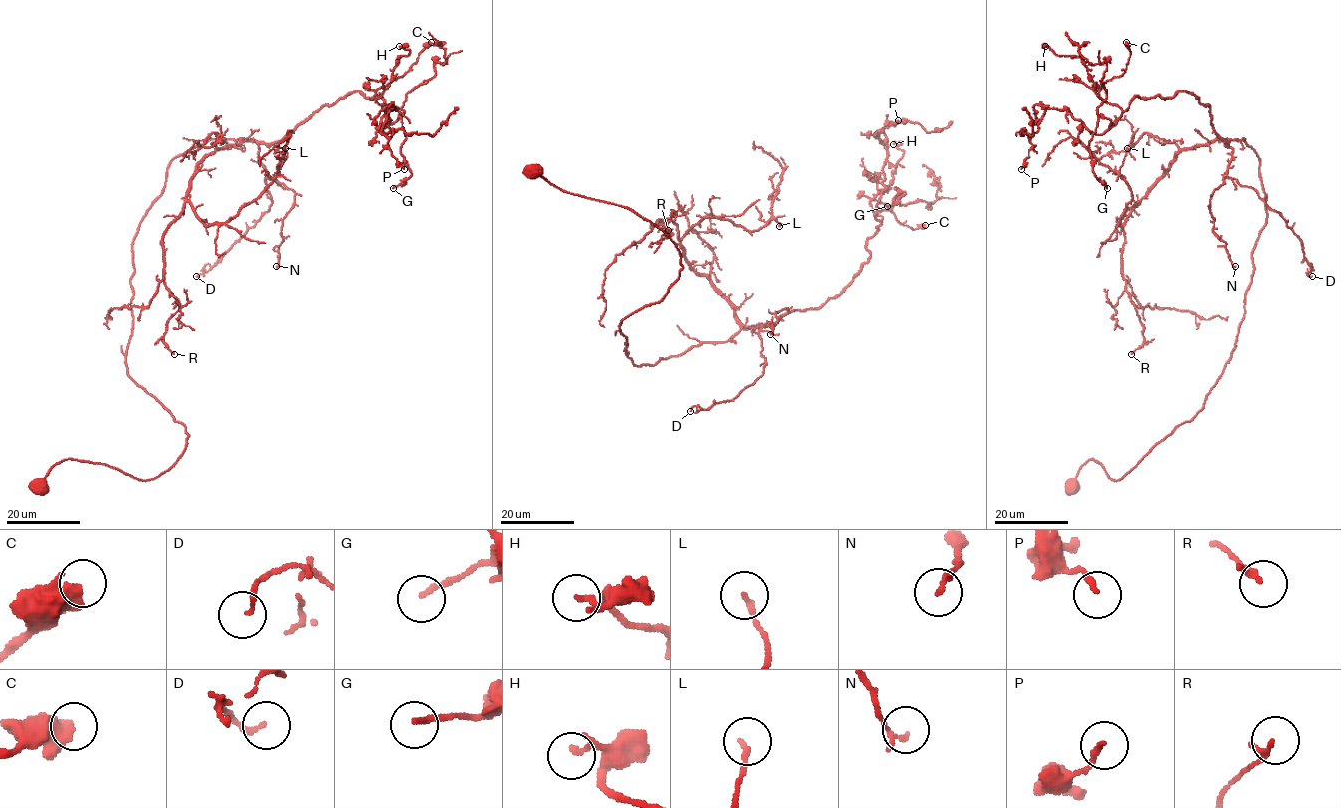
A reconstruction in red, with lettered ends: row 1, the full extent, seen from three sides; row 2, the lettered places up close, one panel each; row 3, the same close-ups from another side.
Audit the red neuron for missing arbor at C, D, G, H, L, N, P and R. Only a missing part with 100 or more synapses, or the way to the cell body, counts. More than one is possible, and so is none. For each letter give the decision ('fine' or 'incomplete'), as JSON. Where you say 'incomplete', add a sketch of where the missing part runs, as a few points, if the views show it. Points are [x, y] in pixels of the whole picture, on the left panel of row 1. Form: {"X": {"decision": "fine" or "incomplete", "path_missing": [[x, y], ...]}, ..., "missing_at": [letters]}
{"C": {"decision": "fine"}, "D": {"decision": "fine"}, "G": {"decision": "fine"}, "H": {"decision": "fine"}, "L": {"decision": "fine"}, "N": {"decision": "fine"}, "P": {"decision": "fine"}, "R": {"decision": "fine"}, "missing_at": []}

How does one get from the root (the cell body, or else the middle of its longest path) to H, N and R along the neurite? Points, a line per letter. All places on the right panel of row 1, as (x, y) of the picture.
H: (1072, 487), (1089, 459), (1120, 479), (1203, 407), (1266, 195), (1207, 104), (1122, 111), (1045, 46)
N: (1072, 487), (1089, 459), (1122, 477), (1203, 407), (1231, 356), (1267, 218), (1243, 138), (1209, 200), (1235, 266)
R: (1072, 487), (1089, 459), (1122, 477), (1231, 356), (1267, 218), (1243, 138), (1183, 148), (1122, 218), (1131, 354)

